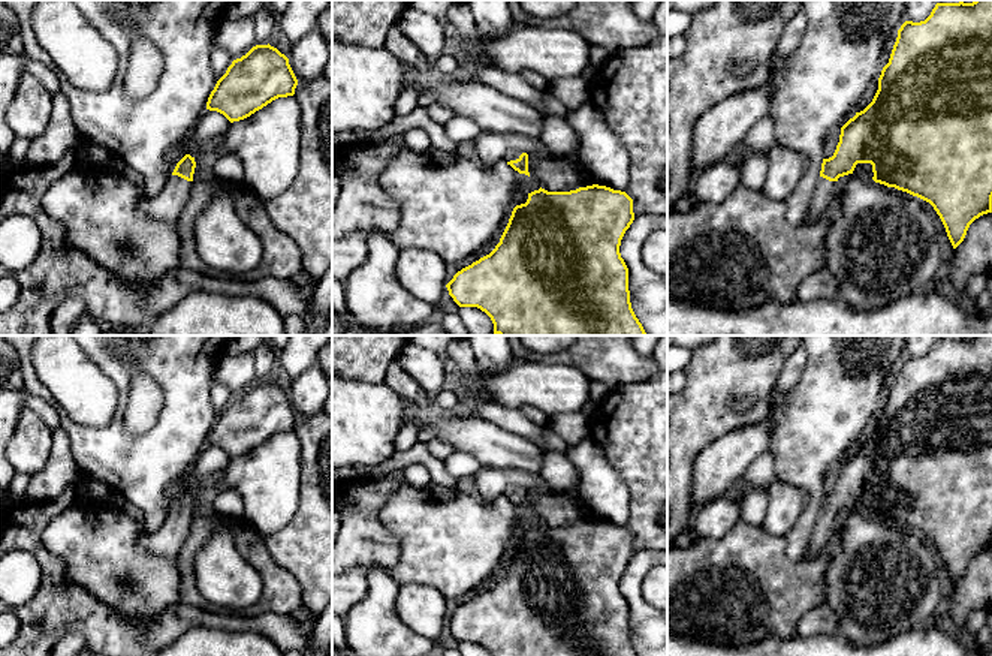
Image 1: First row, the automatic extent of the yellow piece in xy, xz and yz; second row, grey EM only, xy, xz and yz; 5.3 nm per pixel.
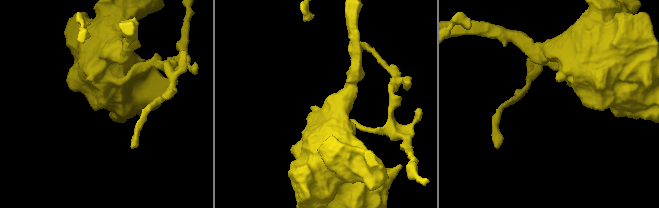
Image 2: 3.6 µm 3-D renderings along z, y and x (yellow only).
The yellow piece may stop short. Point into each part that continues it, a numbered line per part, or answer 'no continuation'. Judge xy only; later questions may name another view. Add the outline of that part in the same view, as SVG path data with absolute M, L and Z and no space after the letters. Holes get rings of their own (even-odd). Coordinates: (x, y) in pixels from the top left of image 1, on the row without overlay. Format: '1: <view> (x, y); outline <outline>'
1: xy (166, 542); outline M171 511L163 526L154 533L144 535L139 547L151 556L177 562L190 533L192 517Z

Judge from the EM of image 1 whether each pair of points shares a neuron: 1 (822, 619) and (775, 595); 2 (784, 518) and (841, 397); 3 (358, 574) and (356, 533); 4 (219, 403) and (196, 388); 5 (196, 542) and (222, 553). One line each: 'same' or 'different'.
1: different
2: different
3: different
4: different
5: different

